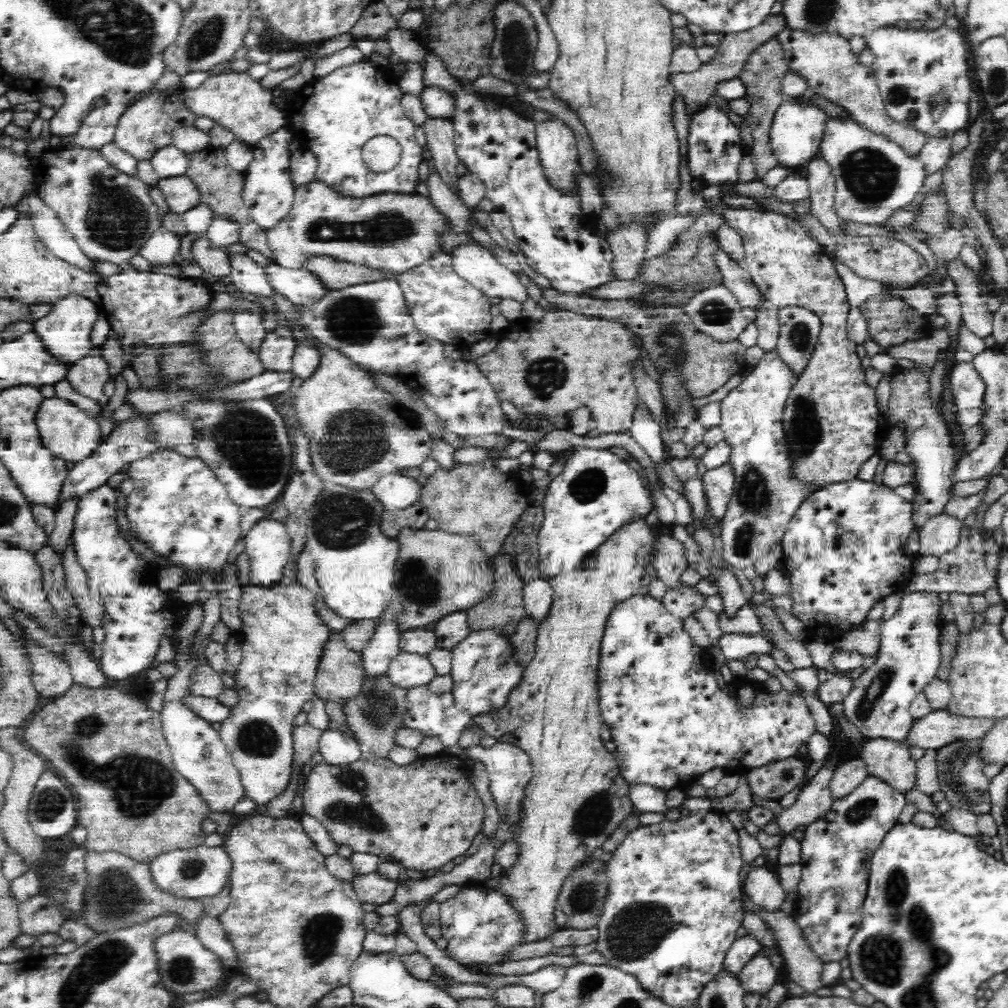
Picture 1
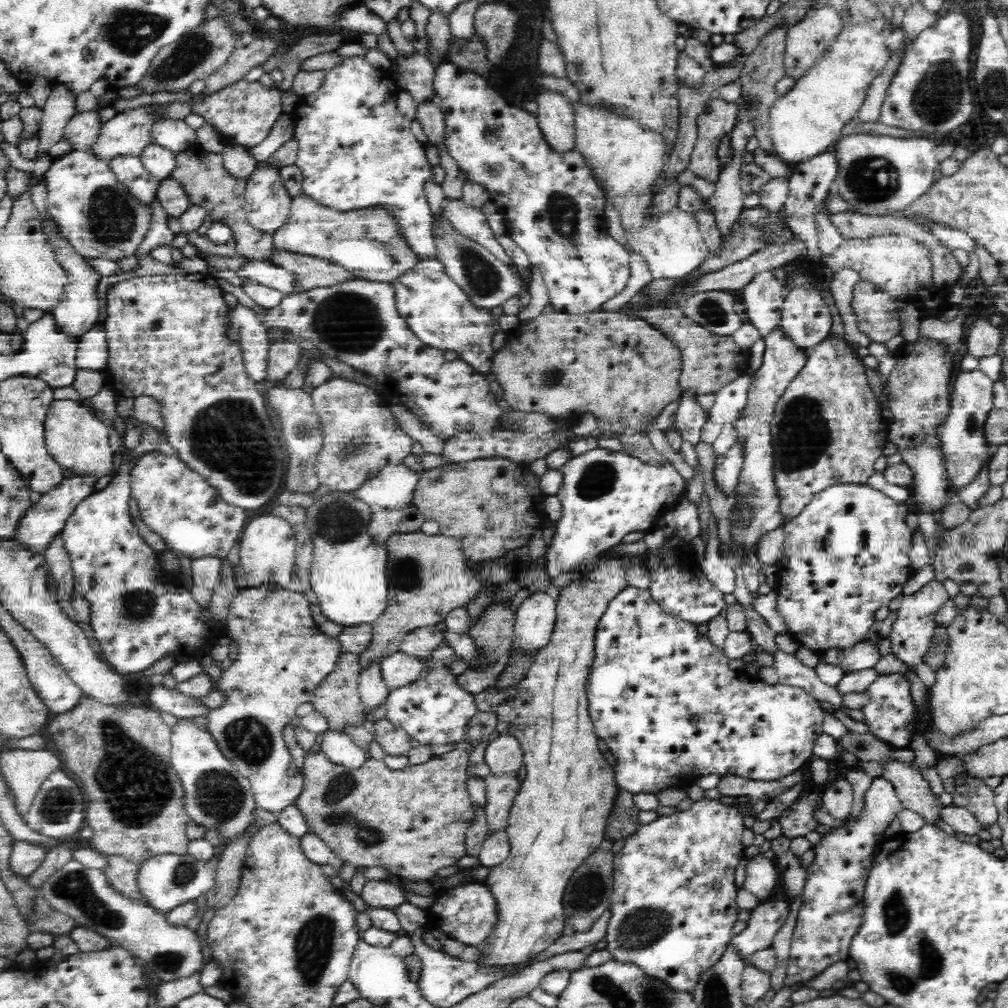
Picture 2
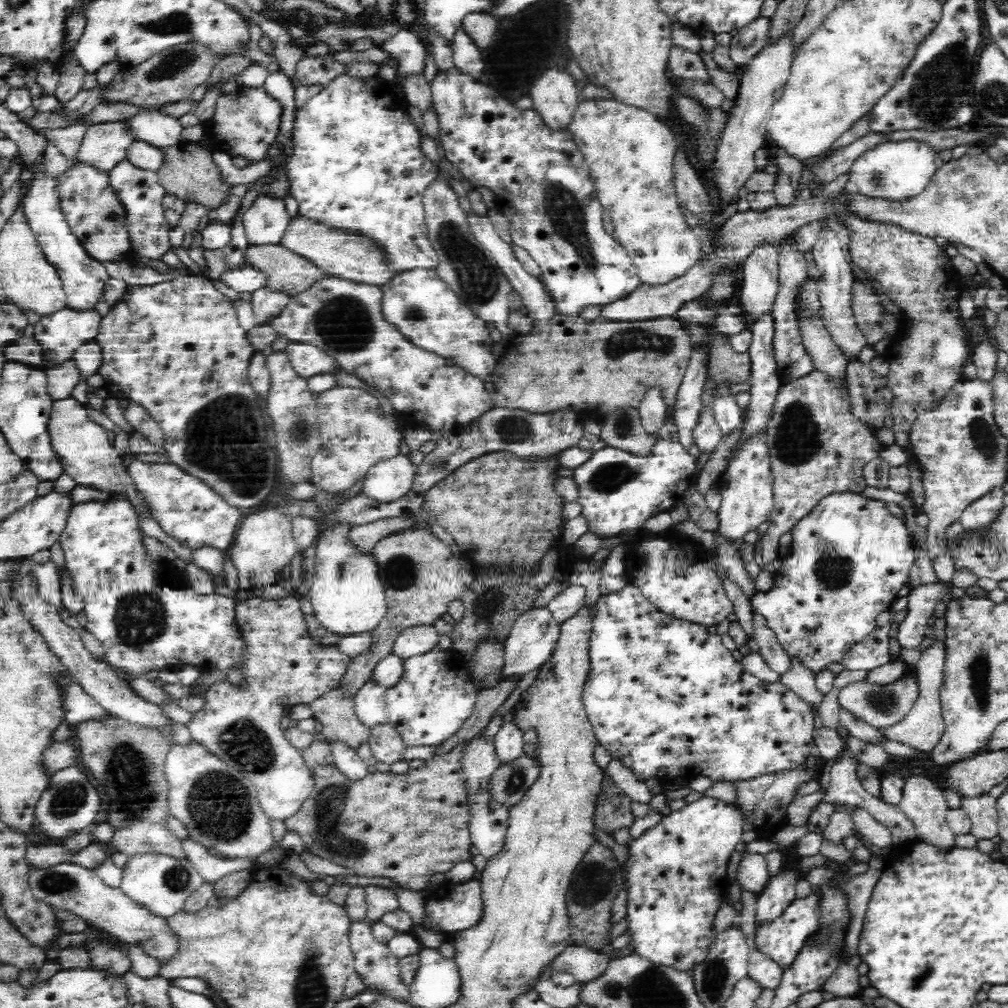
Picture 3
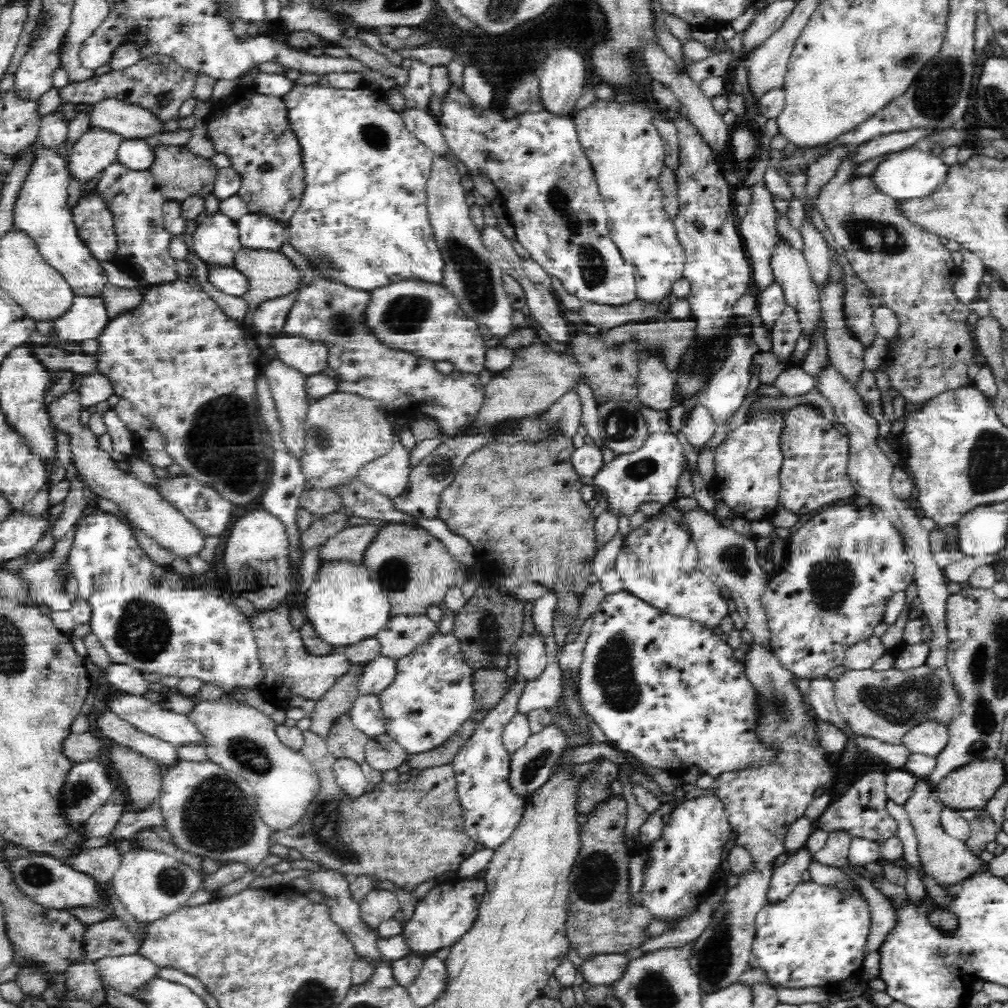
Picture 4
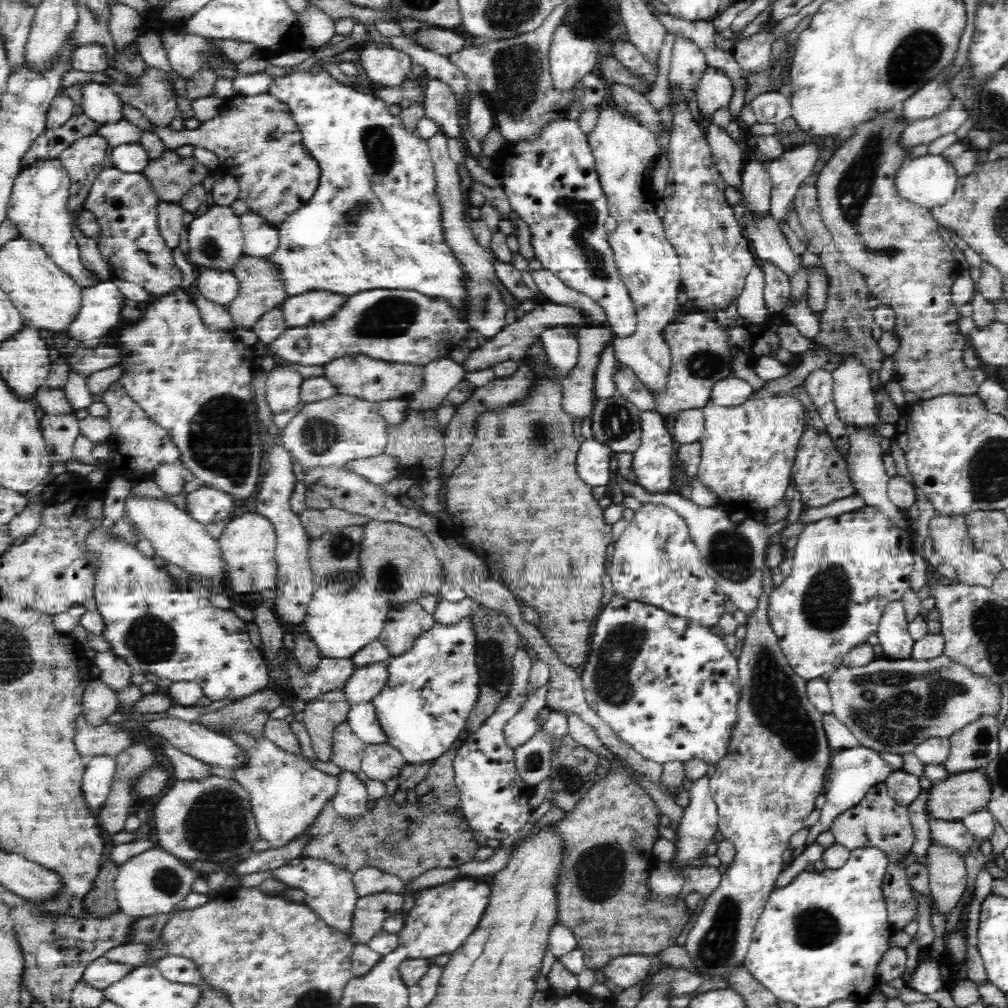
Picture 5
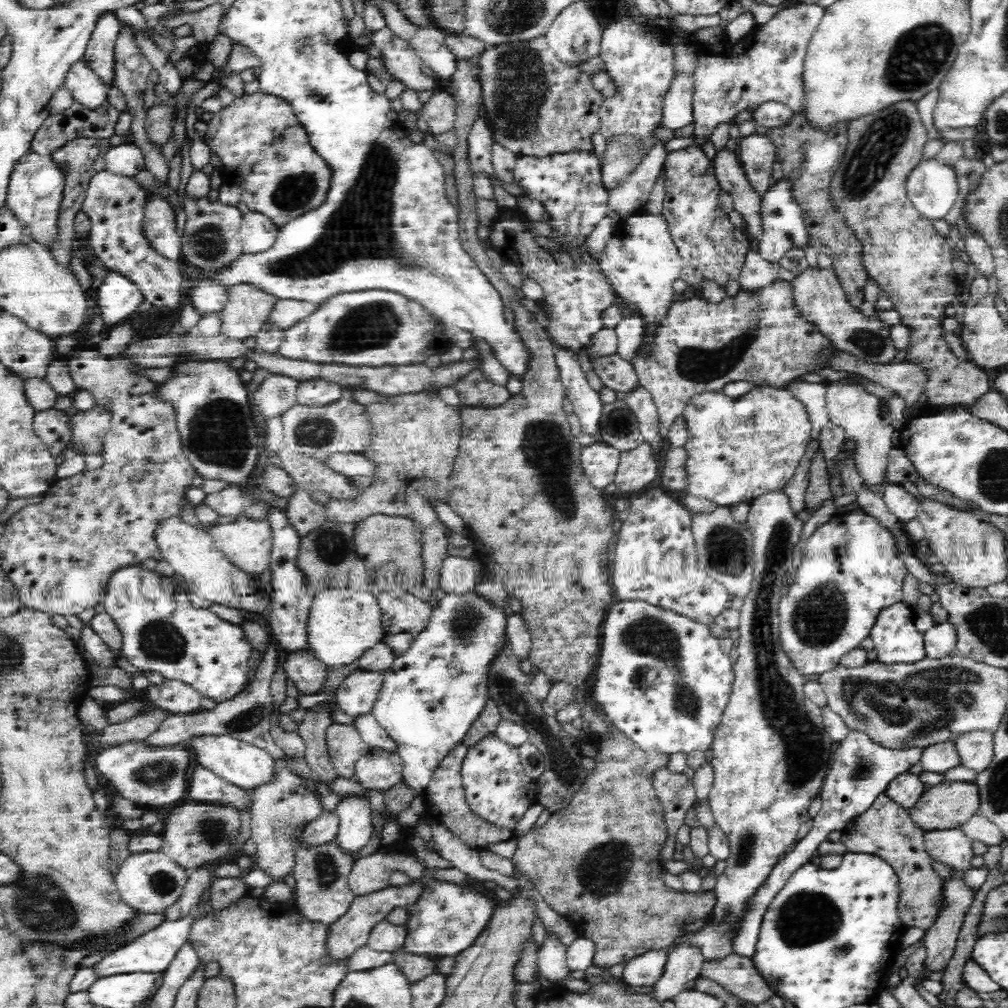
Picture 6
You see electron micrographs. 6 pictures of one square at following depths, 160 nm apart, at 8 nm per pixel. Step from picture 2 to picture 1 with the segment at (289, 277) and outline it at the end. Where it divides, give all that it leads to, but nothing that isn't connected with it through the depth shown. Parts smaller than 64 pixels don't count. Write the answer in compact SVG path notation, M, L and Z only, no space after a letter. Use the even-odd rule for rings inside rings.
M271 262L265 267L265 271L273 290L294 305L313 305L314 302L318 302L318 298L330 292L329 288L305 267L292 270Z

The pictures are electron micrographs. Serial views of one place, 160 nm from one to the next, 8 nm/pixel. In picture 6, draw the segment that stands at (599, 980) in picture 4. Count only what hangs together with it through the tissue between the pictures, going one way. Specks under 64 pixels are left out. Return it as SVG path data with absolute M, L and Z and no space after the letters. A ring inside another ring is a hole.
M650 951L632 958L624 966L622 979L630 986L651 986L662 976L667 960L667 951Z

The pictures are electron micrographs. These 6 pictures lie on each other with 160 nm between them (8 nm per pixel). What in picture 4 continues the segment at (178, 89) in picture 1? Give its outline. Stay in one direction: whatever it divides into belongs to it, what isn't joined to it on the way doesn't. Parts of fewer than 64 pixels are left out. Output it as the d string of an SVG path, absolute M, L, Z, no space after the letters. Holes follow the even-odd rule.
M90 126L76 141L69 154L69 170L76 180L85 184L118 160L117 150L123 136Z

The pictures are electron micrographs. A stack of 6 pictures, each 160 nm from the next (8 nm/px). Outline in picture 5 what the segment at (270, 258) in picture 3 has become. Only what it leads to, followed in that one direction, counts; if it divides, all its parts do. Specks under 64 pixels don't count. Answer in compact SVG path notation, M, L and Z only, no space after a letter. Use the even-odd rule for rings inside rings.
M243 255L233 266L232 271L238 279L239 289L236 298L227 306L227 311L236 328L251 330L262 314L276 308L289 296L283 288L279 269L273 262L269 262L269 259Z

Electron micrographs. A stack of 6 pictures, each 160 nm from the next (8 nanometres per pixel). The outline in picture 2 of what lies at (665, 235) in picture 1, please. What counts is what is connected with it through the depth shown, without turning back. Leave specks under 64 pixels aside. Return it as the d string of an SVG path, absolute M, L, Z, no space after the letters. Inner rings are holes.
M634 250L628 251L628 254L630 261L630 276L628 282L620 294L617 294L614 298L611 298L602 304L600 308L602 311L618 311L618 306L620 306L620 304L630 302L632 298L634 298L634 296L636 296L636 294L653 279L651 270L649 267L645 266L643 257L639 256Z

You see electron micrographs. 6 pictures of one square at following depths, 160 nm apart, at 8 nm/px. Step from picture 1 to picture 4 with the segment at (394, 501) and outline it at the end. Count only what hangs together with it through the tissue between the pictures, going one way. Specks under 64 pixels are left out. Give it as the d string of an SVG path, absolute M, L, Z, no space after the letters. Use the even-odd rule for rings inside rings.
M396 437L394 448L388 454L360 468L359 482L393 499L406 490L411 470L410 454Z

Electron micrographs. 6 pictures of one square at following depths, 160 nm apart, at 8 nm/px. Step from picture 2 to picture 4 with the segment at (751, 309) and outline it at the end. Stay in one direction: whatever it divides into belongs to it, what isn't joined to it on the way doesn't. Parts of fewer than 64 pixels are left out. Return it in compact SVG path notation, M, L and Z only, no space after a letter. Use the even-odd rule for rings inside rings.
M764 182L758 183L751 188L751 204L748 207L748 214L739 221L739 233L743 244L746 245L746 252L750 257L750 268L752 270L752 286L756 288L754 294L758 296L763 290L775 282L771 258L777 242L780 240L776 228L777 211L772 202L772 193L768 191Z

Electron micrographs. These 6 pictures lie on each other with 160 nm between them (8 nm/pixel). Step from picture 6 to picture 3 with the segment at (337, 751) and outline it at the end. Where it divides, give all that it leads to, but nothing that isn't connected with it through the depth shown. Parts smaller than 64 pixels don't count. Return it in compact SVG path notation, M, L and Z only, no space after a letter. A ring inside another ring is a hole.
M338 686L309 704L313 718L323 726L322 739L327 742L339 741L356 749L361 746L362 742L369 740L370 728L357 717L353 698L352 695L346 694L341 686Z

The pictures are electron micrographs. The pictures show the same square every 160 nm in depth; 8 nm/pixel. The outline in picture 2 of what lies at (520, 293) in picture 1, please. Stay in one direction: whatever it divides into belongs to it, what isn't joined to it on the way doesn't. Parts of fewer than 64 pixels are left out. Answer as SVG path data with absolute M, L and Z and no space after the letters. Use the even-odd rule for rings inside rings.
M428 178L424 182L423 191L430 206L431 214L439 219L439 227L433 228L434 242L437 248L437 259L444 264L446 274L468 295L469 301L478 308L494 308L509 298L518 297L521 283L511 272L505 262L498 260L482 245L462 236L446 219L443 219L444 191L440 183Z

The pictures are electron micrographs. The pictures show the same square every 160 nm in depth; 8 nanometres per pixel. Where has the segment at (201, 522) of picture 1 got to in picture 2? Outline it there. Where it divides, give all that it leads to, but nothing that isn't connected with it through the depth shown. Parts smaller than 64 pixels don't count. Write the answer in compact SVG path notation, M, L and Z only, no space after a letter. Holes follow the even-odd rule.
M159 450L148 452L135 462L130 489L144 524L160 535L169 551L191 561L206 556L226 559L248 521L246 511L230 506L202 475L191 470L178 456L166 456Z

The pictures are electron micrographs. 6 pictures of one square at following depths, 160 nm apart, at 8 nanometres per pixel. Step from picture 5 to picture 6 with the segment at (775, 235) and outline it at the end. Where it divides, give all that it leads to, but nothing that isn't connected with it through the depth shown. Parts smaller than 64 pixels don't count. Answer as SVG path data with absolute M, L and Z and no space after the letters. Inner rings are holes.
M724 146L716 150L712 162L721 190L733 198L733 209L744 219L746 234L759 242L763 233L762 197L750 186L737 151Z

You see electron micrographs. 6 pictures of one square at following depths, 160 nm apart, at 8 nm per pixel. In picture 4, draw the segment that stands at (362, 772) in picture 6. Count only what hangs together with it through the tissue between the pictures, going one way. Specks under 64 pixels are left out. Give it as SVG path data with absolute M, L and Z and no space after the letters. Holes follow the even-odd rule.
M388 733L380 734L376 738L369 738L365 746L365 760L378 770L394 770L404 760L407 760L407 752Z

